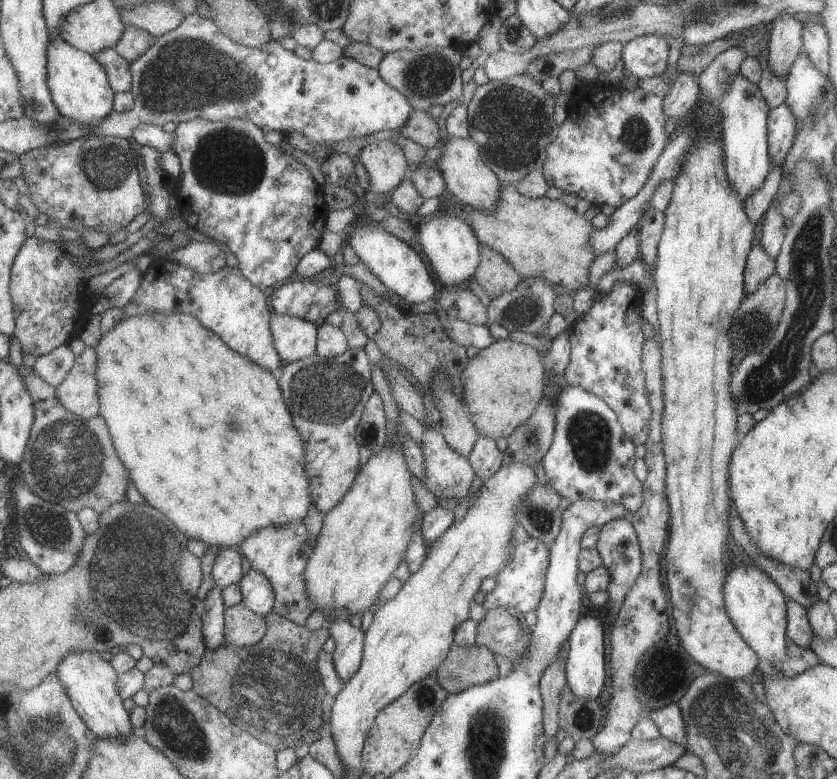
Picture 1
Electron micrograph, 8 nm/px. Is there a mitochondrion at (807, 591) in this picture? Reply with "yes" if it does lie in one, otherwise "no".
no

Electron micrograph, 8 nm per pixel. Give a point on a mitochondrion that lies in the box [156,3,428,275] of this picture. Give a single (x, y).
(229, 162)

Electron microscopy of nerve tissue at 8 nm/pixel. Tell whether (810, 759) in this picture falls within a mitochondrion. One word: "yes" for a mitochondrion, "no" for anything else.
yes

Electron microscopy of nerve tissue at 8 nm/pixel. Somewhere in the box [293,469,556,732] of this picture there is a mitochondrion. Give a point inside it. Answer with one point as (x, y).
(427, 697)

